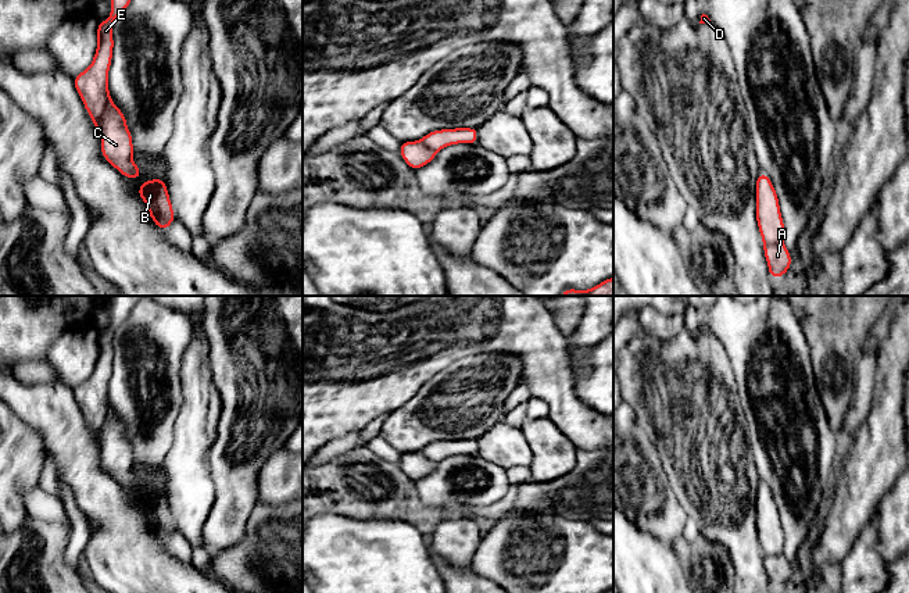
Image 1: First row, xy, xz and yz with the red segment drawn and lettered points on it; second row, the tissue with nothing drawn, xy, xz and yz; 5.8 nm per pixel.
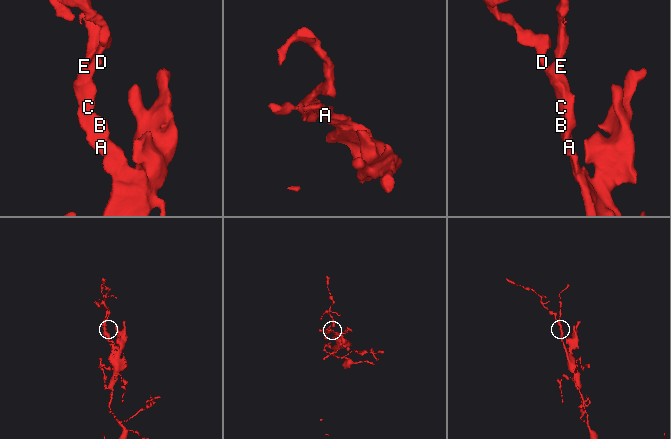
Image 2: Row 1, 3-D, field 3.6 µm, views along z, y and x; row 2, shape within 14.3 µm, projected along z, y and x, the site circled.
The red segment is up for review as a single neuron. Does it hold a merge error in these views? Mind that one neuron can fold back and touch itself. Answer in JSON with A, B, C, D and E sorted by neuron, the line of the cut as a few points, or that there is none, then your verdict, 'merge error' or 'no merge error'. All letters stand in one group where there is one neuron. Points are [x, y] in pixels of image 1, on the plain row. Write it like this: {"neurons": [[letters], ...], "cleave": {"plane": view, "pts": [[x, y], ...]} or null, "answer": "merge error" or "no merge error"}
{"neurons": [["A", "B", "C", "D", "E"]], "cleave": null, "answer": "no merge error"}

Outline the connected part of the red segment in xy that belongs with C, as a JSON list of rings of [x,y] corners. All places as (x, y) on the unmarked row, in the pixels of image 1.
[[[110,296],[111,322],[104,333],[97,335],[97,360],[87,381],[74,389],[86,422],[101,450],[103,468],[125,489],[140,489],[142,482],[133,474],[133,454],[126,439],[126,428],[112,414],[108,403],[108,382],[112,371],[112,337],[132,308],[143,296]]]

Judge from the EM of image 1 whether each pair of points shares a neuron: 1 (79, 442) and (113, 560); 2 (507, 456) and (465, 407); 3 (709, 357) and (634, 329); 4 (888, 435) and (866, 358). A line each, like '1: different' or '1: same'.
1: same
2: different
3: different
4: different

